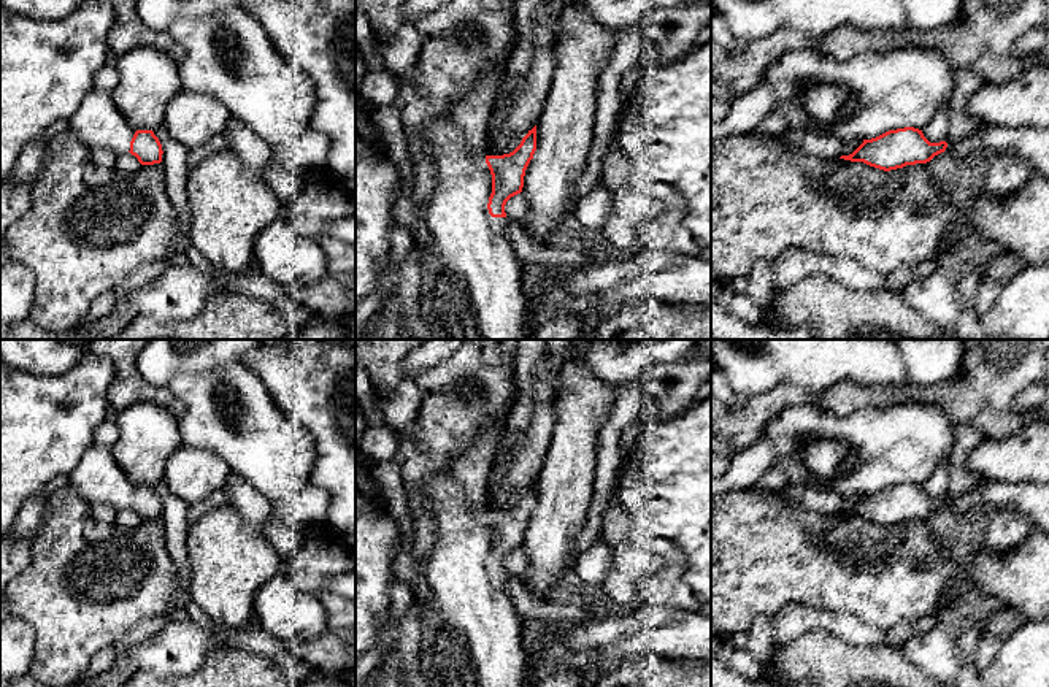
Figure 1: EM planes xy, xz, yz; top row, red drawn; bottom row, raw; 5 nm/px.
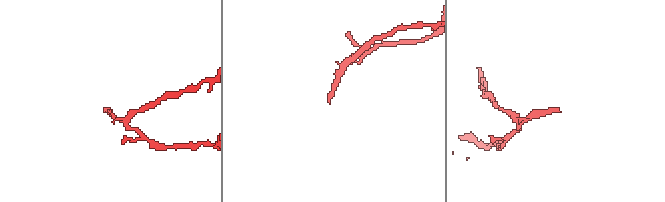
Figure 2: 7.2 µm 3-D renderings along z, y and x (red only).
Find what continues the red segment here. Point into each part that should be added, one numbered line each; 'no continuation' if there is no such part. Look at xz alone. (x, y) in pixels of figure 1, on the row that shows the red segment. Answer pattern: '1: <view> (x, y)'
1: xz (472, 287)

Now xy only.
1: xy (97, 122)

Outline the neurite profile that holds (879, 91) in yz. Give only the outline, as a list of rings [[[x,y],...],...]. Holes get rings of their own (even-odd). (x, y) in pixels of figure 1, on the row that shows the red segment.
[[[922,48],[863,52],[844,63],[817,51],[803,49],[774,60],[765,70],[762,84],[771,87],[774,109],[786,116],[792,129],[841,140],[871,140],[905,127],[924,130],[935,113],[951,100],[955,70],[941,52]],[[816,84],[830,84],[840,90],[841,106],[827,124],[811,117],[805,109],[805,97]]]

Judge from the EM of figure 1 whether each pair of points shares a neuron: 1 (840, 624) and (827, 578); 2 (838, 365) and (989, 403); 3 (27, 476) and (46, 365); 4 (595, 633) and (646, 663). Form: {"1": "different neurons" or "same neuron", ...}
{"1": "different neurons", "2": "different neurons", "3": "different neurons", "4": "different neurons"}

